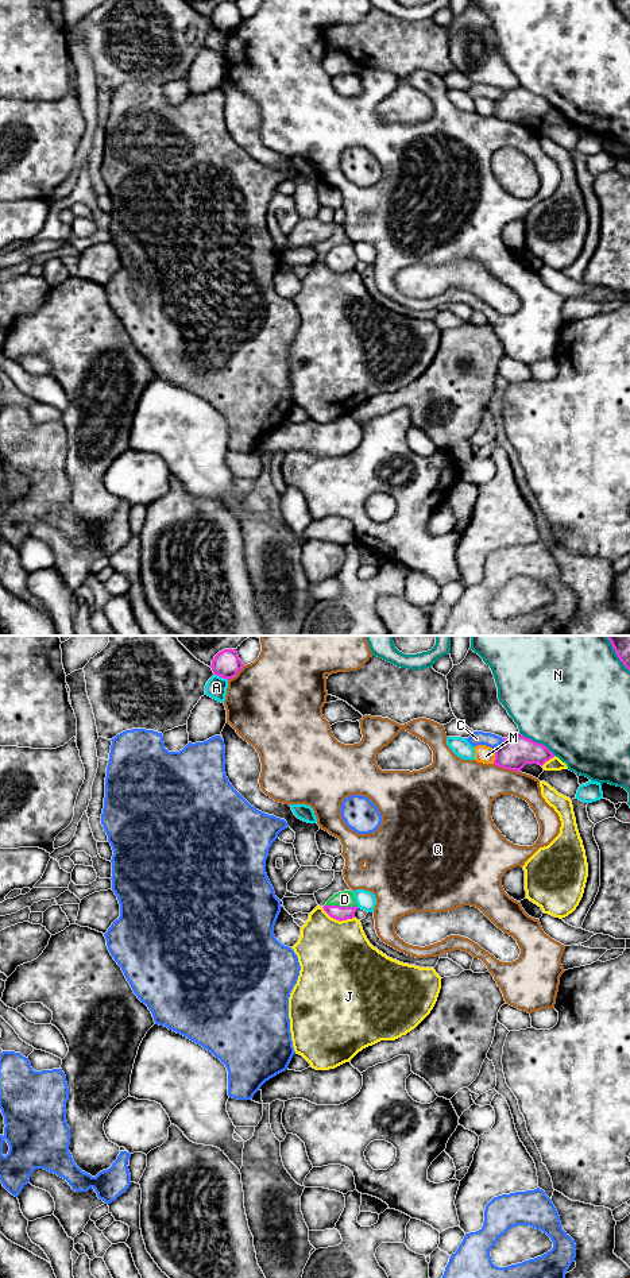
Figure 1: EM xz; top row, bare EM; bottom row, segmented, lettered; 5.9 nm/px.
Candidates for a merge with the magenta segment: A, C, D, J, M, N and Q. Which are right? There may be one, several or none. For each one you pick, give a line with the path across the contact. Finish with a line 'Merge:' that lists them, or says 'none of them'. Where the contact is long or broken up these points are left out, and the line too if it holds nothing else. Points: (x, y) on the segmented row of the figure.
D: way xz (337, 912), (341, 907), (344, 899)
Merge: D

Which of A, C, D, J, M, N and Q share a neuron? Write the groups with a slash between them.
A / C / D / J / M / N / Q

